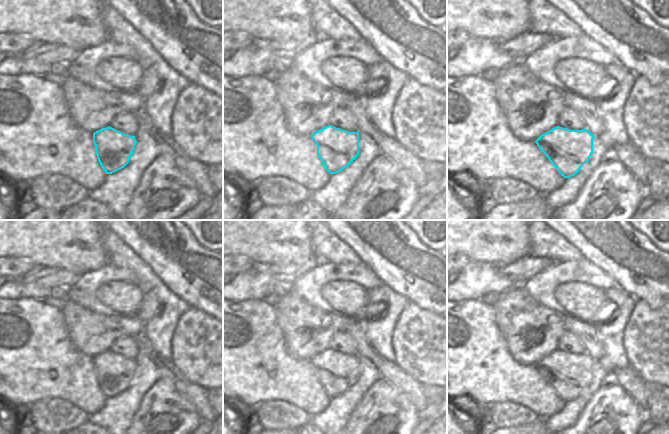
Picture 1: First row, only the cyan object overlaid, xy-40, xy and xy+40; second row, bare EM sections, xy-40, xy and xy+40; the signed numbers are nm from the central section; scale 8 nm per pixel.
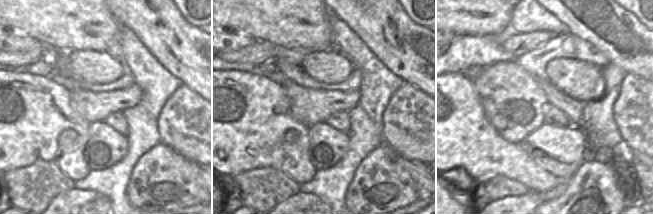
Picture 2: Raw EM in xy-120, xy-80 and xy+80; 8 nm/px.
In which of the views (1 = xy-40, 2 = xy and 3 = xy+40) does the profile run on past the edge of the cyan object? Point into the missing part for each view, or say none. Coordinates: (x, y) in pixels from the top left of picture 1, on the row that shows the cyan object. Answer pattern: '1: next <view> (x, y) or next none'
1: next none
2: next none
3: next none

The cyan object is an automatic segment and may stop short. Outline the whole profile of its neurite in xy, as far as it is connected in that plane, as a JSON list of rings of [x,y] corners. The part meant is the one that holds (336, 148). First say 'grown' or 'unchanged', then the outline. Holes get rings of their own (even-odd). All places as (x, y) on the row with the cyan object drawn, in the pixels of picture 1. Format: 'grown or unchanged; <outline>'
unchanged; [[[328,125],[311,135],[317,145],[317,155],[330,174],[336,174],[349,166],[359,155],[359,132],[348,132]]]

